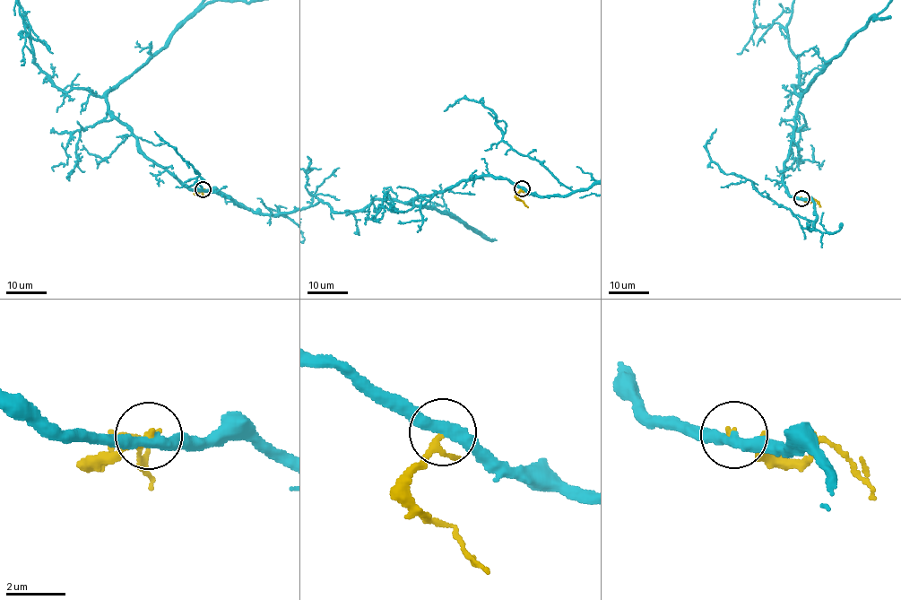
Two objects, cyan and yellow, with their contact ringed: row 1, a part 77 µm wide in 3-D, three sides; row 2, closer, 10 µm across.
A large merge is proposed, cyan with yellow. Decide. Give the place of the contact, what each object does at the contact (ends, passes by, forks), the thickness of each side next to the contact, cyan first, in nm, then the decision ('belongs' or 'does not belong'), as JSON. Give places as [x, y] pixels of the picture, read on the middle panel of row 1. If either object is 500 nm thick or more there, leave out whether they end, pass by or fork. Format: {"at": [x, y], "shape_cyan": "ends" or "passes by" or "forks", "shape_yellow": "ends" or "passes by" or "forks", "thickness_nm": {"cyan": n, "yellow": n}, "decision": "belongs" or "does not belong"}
{"at": [522, 188], "shape_cyan": "passes by", "shape_yellow": "passes by", "thickness_nm": {"cyan": 360, "yellow": 160}, "decision": "does not belong"}

